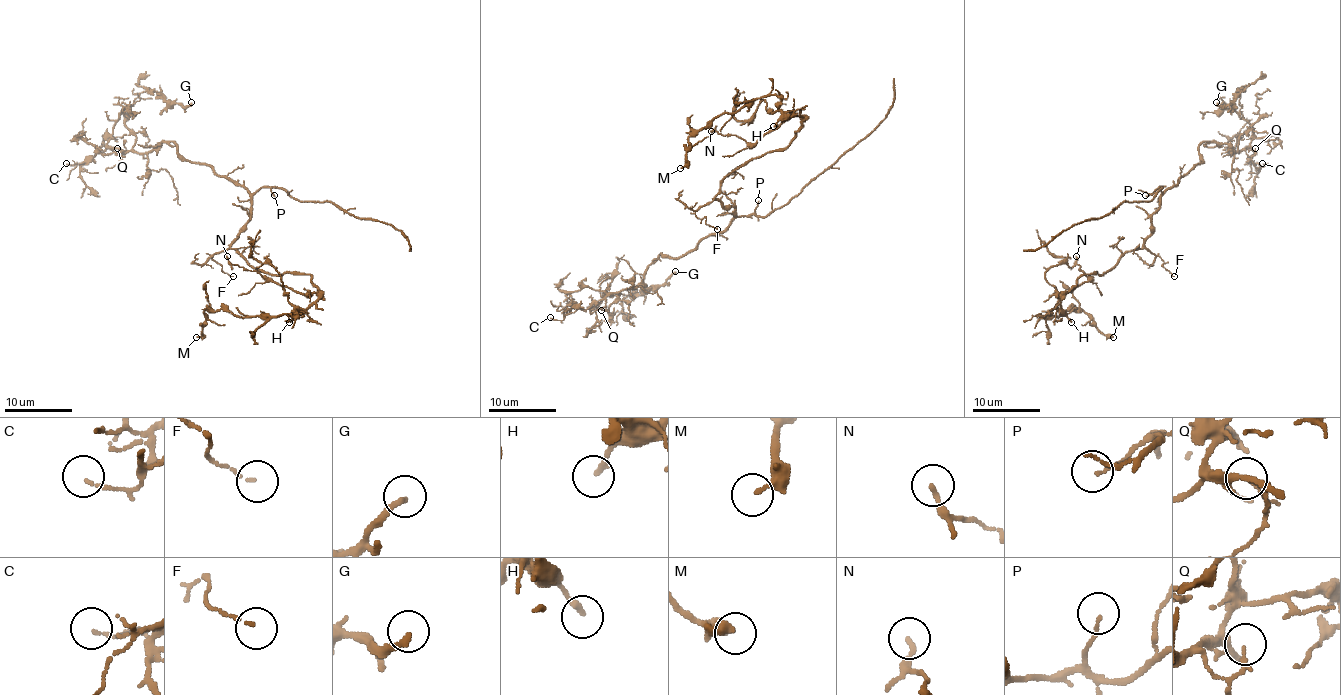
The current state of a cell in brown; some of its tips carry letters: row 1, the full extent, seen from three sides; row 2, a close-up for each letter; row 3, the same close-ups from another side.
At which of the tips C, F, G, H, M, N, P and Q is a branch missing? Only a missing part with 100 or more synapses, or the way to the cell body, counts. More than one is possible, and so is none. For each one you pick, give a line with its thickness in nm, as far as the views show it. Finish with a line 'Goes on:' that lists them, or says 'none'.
Goes on: none

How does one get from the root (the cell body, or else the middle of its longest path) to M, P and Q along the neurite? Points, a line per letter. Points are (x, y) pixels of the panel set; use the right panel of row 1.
M: (1152, 222), (1140, 248), (1103, 275), (1084, 273), (1057, 309), (1040, 314), (1081, 310), (1113, 337)
P: (1152, 222), (1152, 214), (1159, 207), (1161, 187), (1145, 195)
Q: (1152, 222), (1159, 199), (1203, 161), (1199, 146), (1205, 141), (1225, 143), (1250, 156), (1255, 148)

